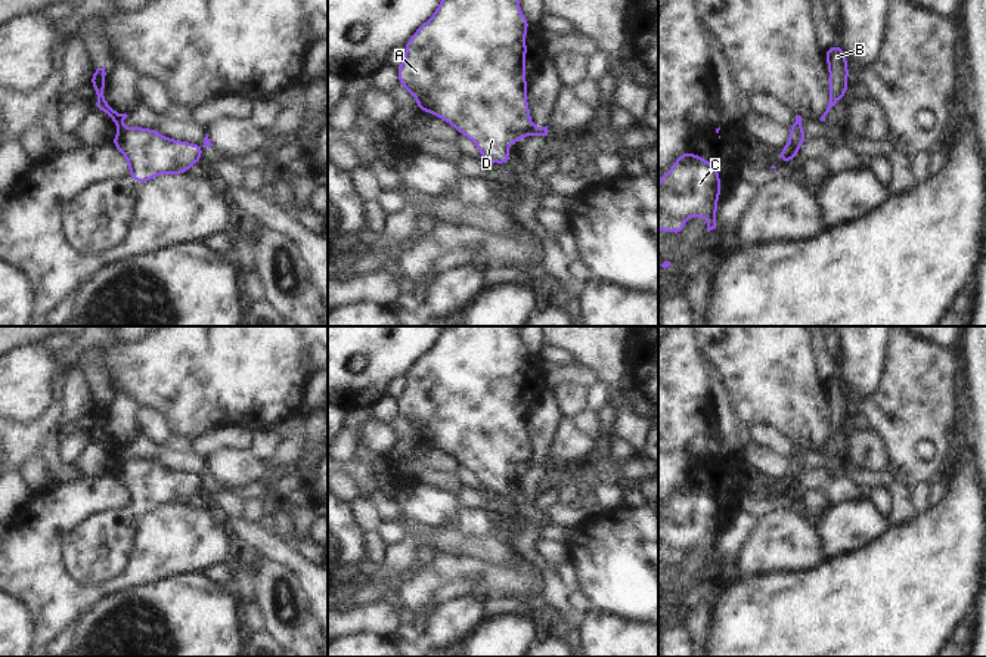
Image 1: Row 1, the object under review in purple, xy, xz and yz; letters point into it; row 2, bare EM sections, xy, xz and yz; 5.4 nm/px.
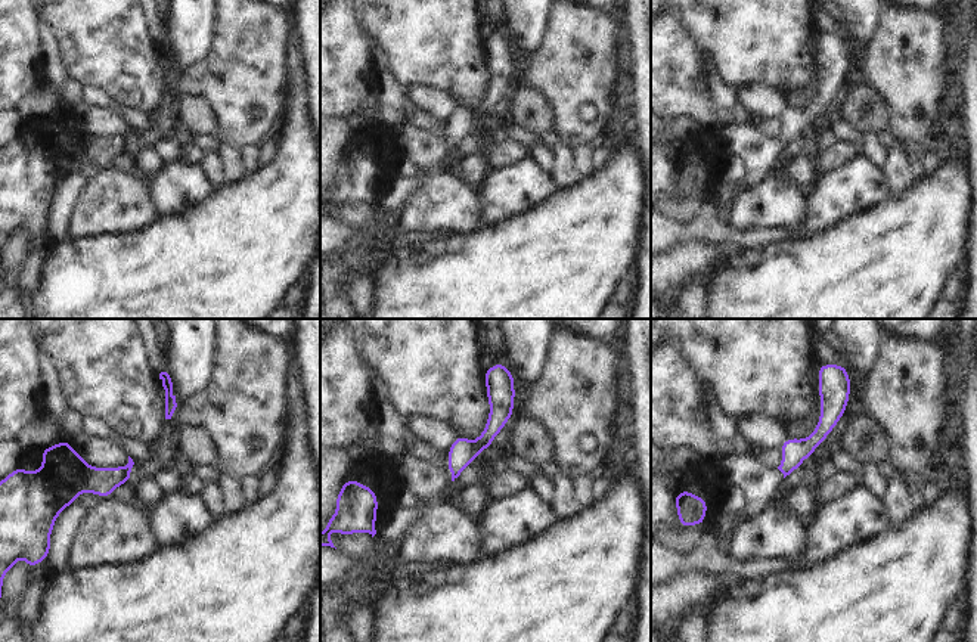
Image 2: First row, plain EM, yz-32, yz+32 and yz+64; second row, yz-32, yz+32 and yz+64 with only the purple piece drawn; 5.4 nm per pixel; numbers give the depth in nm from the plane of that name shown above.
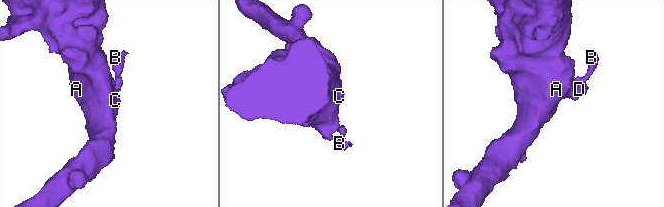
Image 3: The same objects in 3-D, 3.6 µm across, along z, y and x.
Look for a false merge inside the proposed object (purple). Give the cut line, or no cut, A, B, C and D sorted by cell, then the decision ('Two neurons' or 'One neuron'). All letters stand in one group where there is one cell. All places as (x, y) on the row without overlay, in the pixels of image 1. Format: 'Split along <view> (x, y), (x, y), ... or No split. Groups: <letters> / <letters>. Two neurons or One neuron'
Split along yz (785, 477), (787, 483), (796, 484). Groups: A C D / B. Two neurons

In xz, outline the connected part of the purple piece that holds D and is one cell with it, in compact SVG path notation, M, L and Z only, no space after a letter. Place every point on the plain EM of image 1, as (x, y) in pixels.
M443 326L432 347L403 375L406 385L397 397L397 409L418 433L418 441L447 452L472 471L487 493L505 496L511 492L508 477L518 474L530 462L527 434L525 365L530 351L521 344L521 326Z

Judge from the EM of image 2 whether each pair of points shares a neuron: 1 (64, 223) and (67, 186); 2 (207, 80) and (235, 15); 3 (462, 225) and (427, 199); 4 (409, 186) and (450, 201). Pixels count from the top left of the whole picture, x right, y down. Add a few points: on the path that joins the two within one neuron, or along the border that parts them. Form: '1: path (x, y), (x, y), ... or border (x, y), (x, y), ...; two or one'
1: path (64, 214), (64, 199), (67, 195); one
2: path (222, 64), (235, 50), (235, 31); one
3: path (453, 216), (442, 204), (436, 204); one
4: border (437, 171), (428, 176), (409, 197), (399, 219); two

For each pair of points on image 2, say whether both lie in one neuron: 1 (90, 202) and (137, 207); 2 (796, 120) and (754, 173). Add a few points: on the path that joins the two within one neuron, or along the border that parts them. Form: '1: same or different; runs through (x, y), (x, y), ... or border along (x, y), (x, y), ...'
1: same; runs through (102, 204), (123, 204), (126, 207)
2: same; runs through (788, 133), (762, 160)

